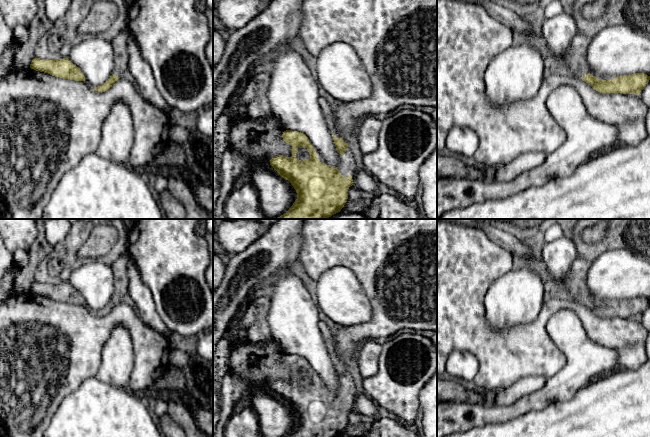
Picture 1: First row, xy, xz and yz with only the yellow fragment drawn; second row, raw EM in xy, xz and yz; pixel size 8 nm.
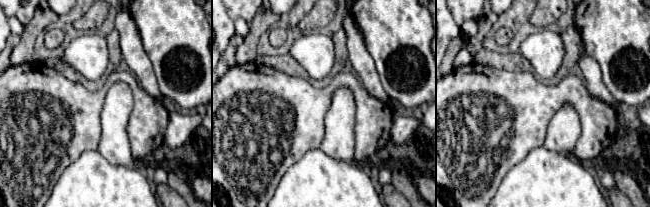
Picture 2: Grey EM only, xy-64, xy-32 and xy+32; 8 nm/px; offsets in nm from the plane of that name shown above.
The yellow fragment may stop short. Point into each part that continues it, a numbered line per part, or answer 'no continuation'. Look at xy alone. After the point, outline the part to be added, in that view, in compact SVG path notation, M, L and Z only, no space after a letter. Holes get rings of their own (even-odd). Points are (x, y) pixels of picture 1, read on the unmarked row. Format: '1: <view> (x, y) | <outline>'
1: xy (119, 267) | M122 255L116 261L110 264L114 274L114 295L113 298L117 301L124 301L128 294L128 261Z

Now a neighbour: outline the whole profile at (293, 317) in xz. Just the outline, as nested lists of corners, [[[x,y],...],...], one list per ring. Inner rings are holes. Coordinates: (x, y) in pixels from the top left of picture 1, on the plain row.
[[[288,270],[275,276],[274,286],[266,292],[269,297],[267,321],[272,337],[284,349],[286,354],[305,358],[314,371],[320,386],[335,391],[347,401],[345,381],[337,376],[330,354],[328,336],[319,325],[319,307],[313,292],[296,275]]]

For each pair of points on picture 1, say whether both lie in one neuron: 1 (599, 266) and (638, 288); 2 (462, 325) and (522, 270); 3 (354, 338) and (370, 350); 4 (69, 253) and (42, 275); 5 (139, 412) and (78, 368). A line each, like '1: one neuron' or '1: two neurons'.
1: one neuron
2: two neurons
3: two neurons
4: one neuron
5: two neurons

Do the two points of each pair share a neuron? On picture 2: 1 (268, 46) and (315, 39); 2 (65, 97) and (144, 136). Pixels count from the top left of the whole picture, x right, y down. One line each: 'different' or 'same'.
1: different
2: same

